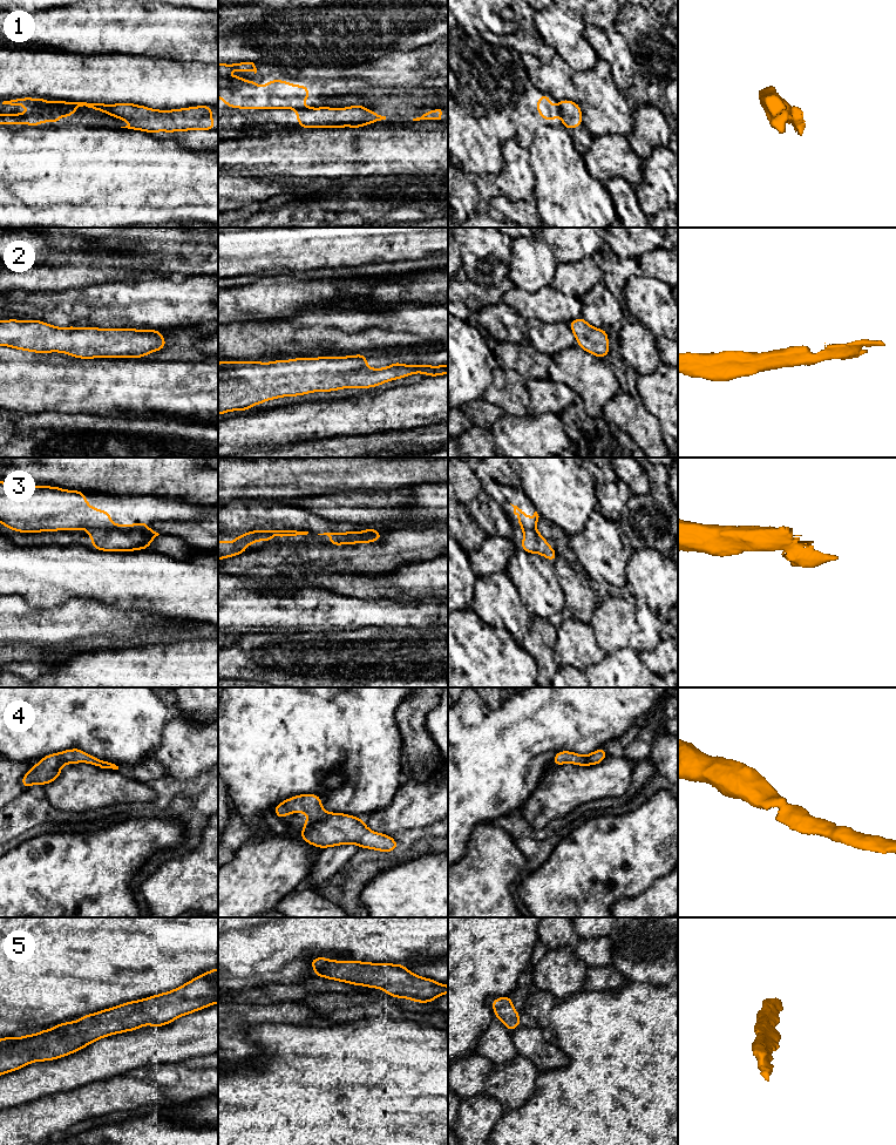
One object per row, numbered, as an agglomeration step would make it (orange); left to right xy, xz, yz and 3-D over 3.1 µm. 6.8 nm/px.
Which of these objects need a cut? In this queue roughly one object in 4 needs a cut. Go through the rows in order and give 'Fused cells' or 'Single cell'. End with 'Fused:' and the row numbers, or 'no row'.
1: Fused cells
2: Single cell
3: Fused cells
4: Single cell
5: Single cell
Fused: 1, 3

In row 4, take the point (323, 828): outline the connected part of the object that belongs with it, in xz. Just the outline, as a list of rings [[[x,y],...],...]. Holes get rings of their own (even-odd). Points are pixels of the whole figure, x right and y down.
[[[318,794],[294,795],[279,802],[273,809],[273,813],[280,819],[284,819],[290,813],[303,812],[307,813],[310,818],[304,821],[305,826],[299,836],[310,845],[320,847],[321,849],[346,843],[355,843],[359,848],[369,848],[392,853],[395,848],[400,847],[391,835],[372,832],[360,818],[344,813],[326,812],[321,807],[321,798]]]

